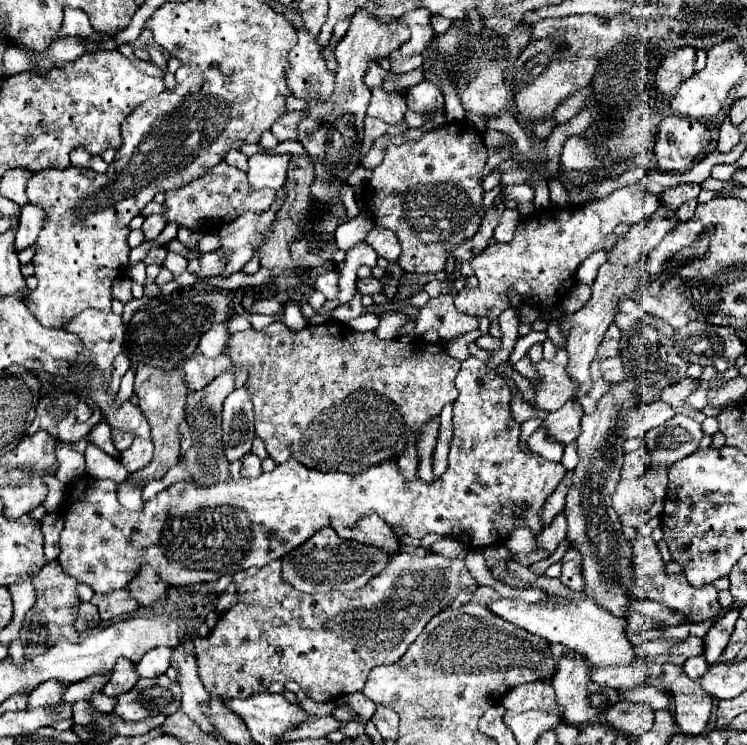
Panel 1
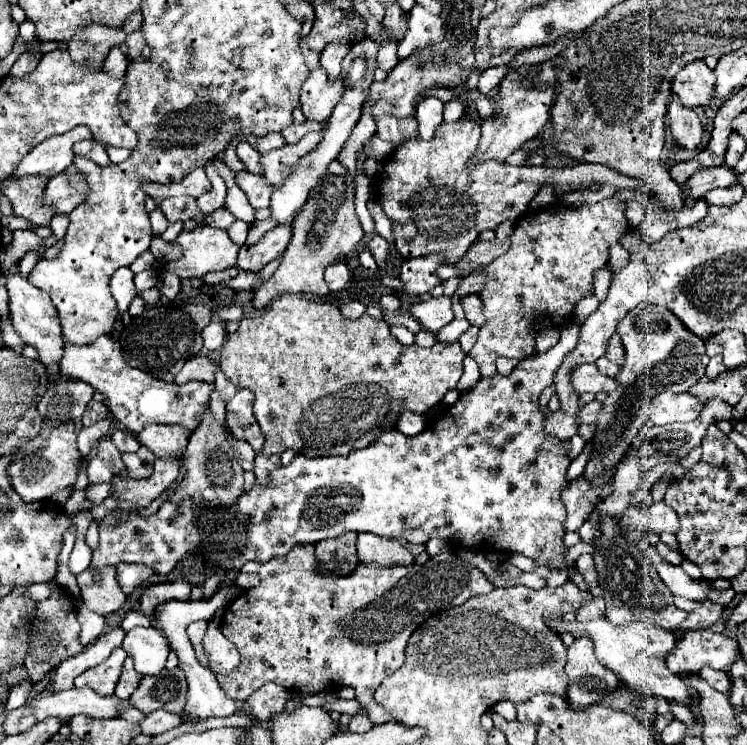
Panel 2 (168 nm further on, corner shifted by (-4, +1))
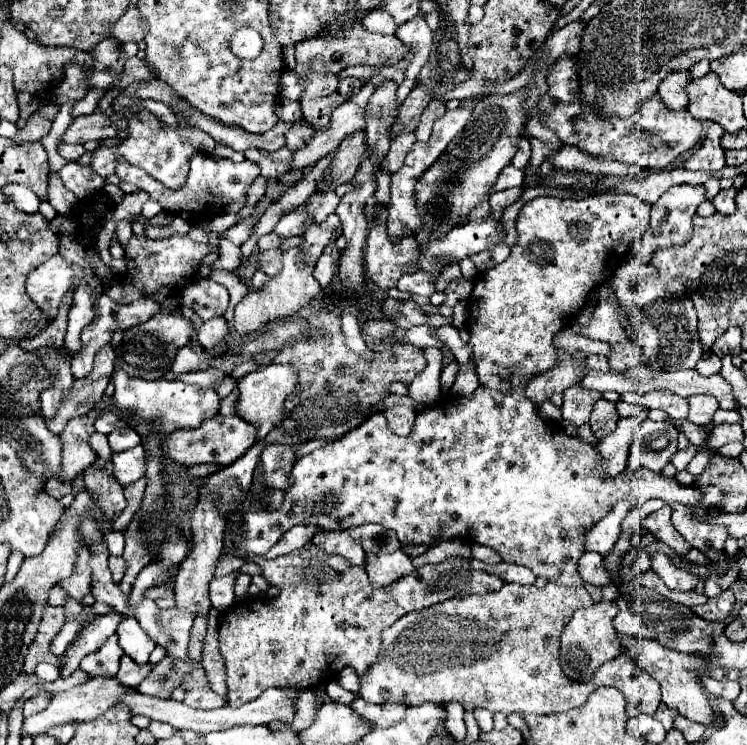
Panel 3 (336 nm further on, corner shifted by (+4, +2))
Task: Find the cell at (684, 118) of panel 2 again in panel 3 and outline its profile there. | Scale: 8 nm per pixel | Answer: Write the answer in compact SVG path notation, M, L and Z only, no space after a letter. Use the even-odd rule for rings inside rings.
M670 73L658 87L658 97L668 111L684 111L688 105L688 73Z

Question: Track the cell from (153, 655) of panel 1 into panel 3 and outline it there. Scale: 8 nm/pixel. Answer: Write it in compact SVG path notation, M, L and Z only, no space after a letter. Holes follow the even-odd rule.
M124 619L118 625L116 633L118 633L118 643L128 657L132 657L140 665L148 663L148 657L154 651L156 643L140 629L136 619Z

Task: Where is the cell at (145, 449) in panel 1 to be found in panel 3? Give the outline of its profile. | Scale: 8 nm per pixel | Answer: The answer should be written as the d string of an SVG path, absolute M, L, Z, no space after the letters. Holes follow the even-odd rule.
M138 445L138 447L130 449L130 451L114 453L112 463L114 463L114 477L118 479L118 483L120 485L130 485L132 481L140 479L146 473L144 447Z

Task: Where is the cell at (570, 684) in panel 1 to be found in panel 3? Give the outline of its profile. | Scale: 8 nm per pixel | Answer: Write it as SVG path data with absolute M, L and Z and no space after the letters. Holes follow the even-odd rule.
M594 603L590 607L574 612L572 621L562 631L560 645L560 667L564 675L572 681L590 681L592 675L610 659L620 655L620 645L616 645L616 631L612 627L612 619L616 617L614 603Z

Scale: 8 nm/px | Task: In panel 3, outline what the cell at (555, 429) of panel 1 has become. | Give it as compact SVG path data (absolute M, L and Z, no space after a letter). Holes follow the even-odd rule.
M598 399L594 403L592 415L590 415L590 427L592 433L596 435L596 439L606 437L618 423L618 413L616 413L616 405L604 399Z

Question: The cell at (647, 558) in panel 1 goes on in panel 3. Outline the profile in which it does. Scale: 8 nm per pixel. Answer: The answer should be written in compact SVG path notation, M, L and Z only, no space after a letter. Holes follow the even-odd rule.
M656 551L650 555L650 563L652 563L652 571L666 583L668 589L674 591L690 591L697 584L698 577L688 571L678 569L670 557L662 551Z

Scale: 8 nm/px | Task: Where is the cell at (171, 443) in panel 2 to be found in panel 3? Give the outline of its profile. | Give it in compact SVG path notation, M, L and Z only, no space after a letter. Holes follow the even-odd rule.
M214 415L210 419L204 419L200 427L196 429L176 429L174 433L166 435L162 441L162 451L166 457L180 465L202 465L202 463L218 463L218 465L232 465L238 461L256 441L256 429L248 425L246 421L240 421L238 417L224 417Z

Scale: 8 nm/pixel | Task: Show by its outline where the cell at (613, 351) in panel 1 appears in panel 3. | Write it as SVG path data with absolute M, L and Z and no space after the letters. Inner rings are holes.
M630 341L614 343L610 347L612 347L612 351L608 355L608 361L610 361L610 367L616 371L632 369L632 367L644 363L644 357L640 357L640 349L636 349L636 345L632 345Z

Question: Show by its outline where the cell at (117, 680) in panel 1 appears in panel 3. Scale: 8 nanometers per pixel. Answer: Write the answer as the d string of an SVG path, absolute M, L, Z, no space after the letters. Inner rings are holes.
M126 655L122 657L122 665L120 671L116 673L116 679L128 687L128 689L136 689L140 685L140 681L144 681L144 677L150 673L152 665L136 665L132 659L128 659Z

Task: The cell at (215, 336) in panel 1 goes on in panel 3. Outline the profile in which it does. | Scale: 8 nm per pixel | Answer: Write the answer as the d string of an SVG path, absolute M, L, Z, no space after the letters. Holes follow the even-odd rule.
M216 317L212 321L206 321L198 333L196 339L200 341L200 345L204 349L212 349L216 343L220 343L224 337L228 335L228 323L224 321L224 317Z

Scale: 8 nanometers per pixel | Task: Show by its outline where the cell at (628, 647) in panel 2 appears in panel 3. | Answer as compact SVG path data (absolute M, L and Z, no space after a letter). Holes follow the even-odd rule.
M636 639L632 645L624 645L622 649L626 655L630 655L642 669L648 671L648 675L662 685L662 703L666 703L670 709L676 709L686 719L710 725L714 721L712 705L702 689L700 677L702 673L696 673L700 669L700 661L696 661L696 655L686 655L676 649L664 647L654 639Z

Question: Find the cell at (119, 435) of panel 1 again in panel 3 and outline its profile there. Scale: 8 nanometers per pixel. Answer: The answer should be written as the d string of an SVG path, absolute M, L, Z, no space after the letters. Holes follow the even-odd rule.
M116 429L108 435L108 443L112 451L128 451L140 445L140 435L134 429Z

